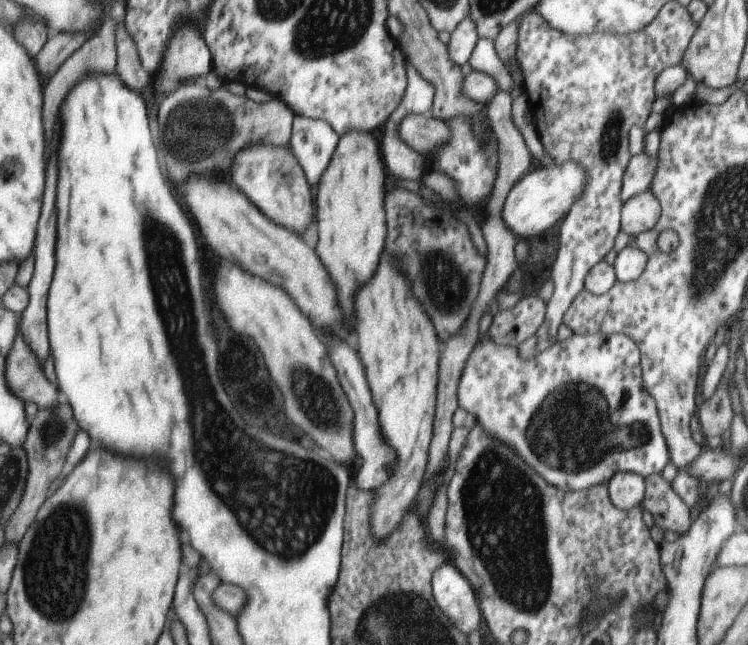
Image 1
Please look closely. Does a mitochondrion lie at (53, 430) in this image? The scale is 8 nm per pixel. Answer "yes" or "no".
yes

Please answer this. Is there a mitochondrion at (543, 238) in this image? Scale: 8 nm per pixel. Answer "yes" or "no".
no

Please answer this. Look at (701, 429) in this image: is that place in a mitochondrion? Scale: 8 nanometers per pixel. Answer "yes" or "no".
no

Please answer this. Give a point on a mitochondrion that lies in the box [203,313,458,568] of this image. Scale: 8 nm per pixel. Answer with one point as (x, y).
(320, 412)

